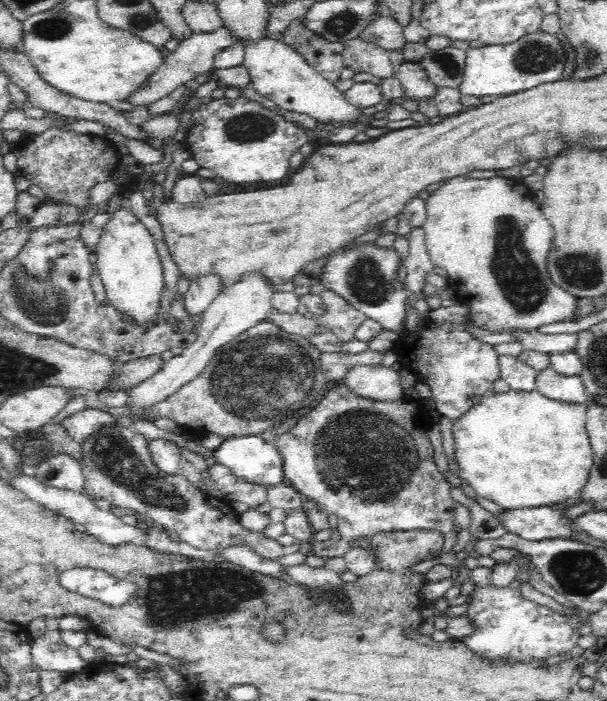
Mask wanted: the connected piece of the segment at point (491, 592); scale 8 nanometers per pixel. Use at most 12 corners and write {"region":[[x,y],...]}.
{"region":[[471,573],[462,641],[488,661],[571,652],[569,621]]}

